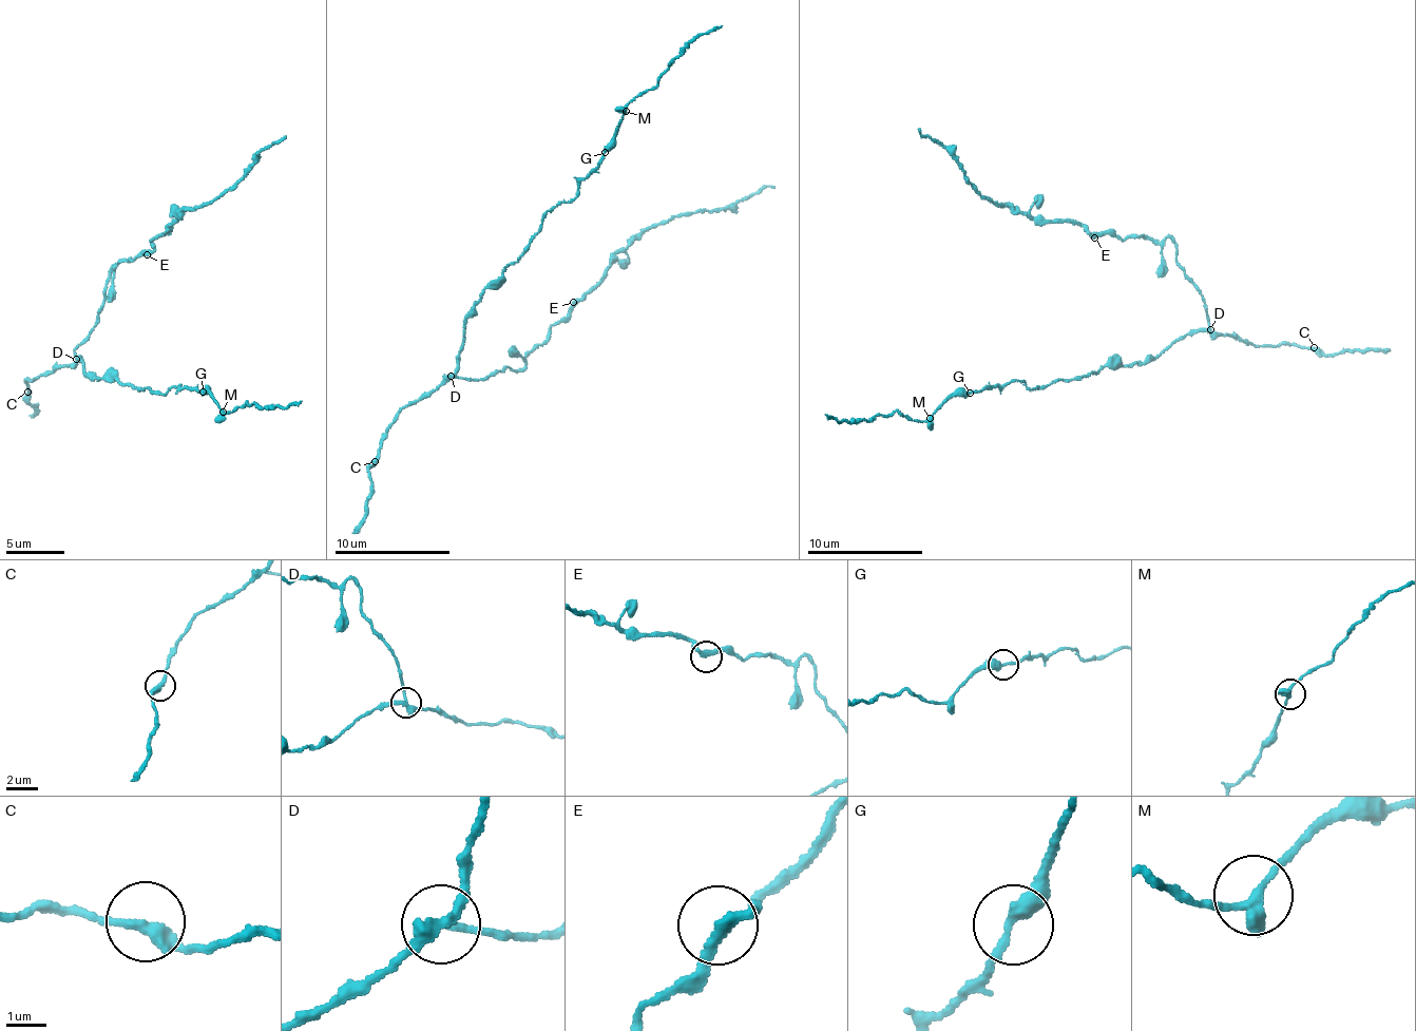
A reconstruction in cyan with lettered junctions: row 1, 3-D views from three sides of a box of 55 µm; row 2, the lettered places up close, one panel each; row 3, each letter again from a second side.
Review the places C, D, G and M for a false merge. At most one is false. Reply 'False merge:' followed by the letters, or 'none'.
False merge: D

